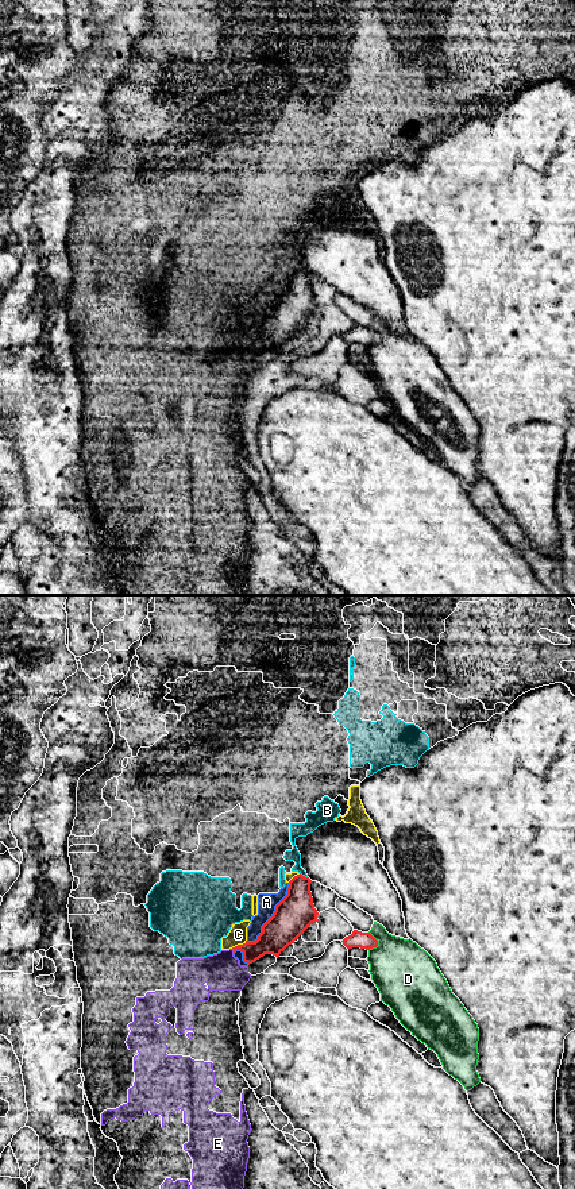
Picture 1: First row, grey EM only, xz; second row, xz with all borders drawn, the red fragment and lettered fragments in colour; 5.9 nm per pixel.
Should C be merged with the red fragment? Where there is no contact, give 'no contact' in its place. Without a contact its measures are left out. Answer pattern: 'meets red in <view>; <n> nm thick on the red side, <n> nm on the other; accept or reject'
meets red in xz; 190 nm thick on the red side, 110 nm on the other; reject

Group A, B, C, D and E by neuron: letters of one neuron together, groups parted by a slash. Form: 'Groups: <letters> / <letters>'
Groups: A B C E / D

